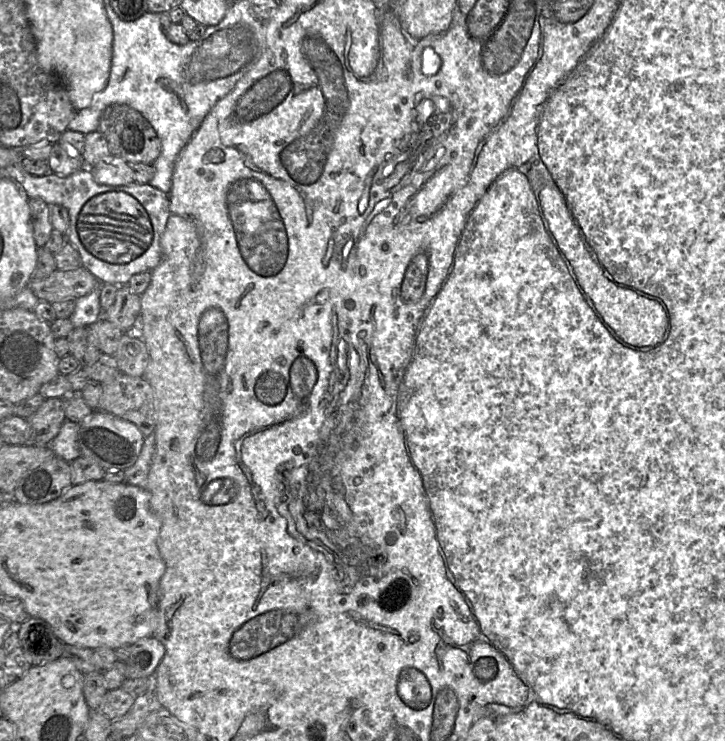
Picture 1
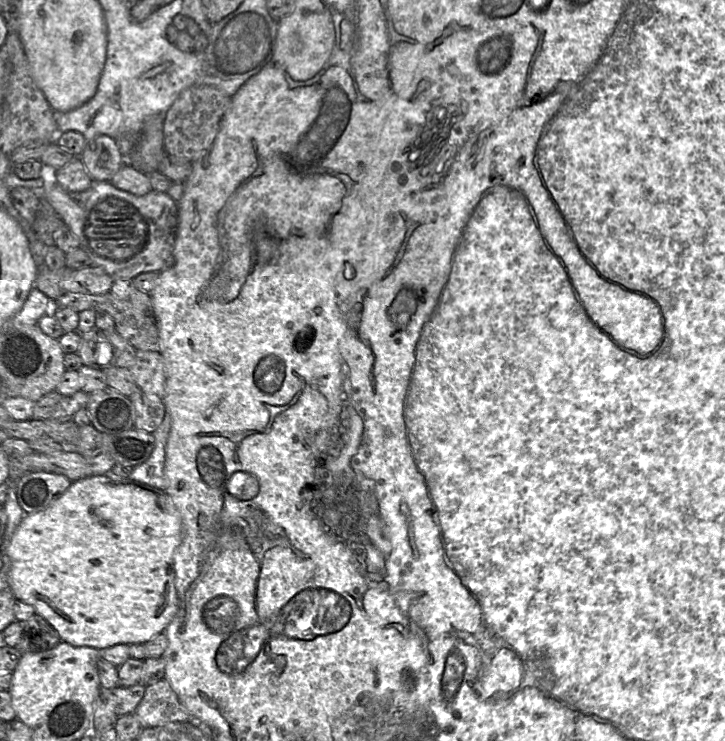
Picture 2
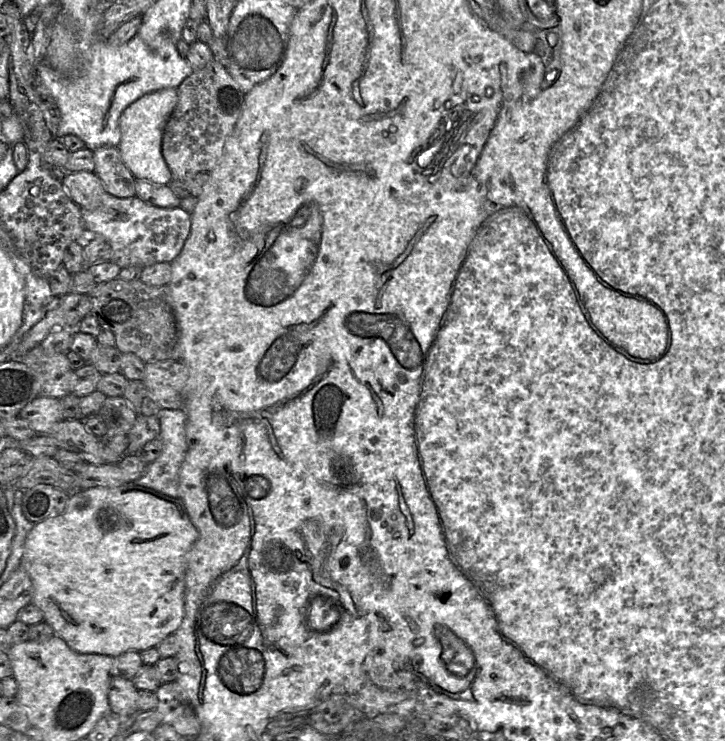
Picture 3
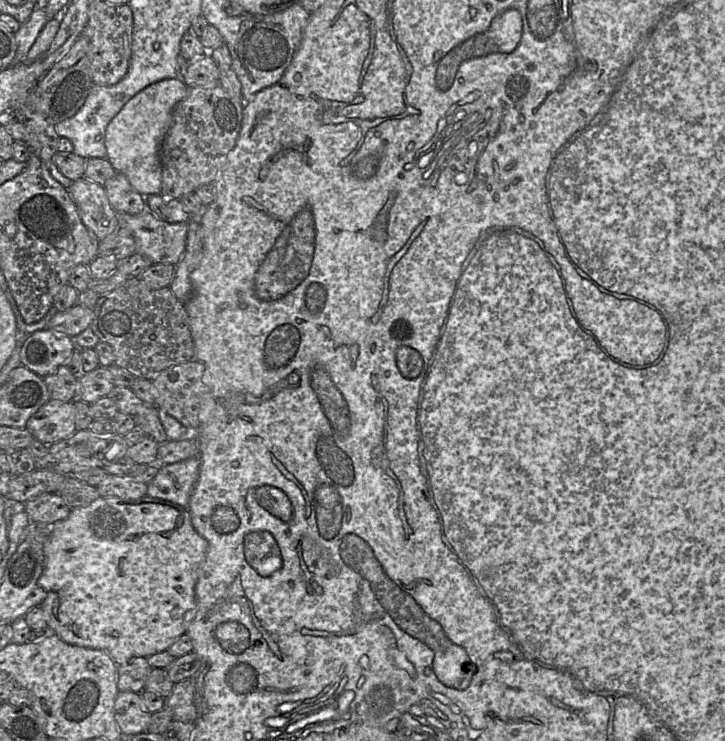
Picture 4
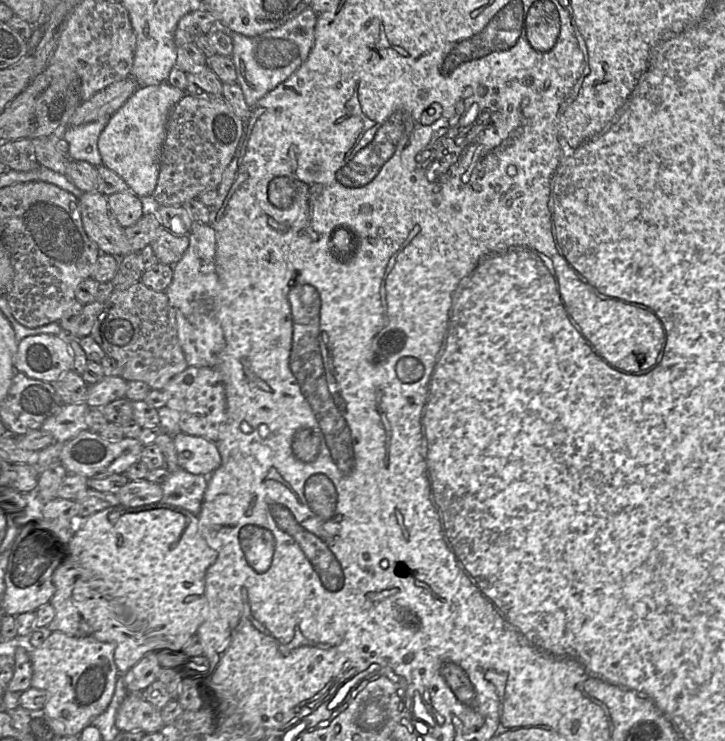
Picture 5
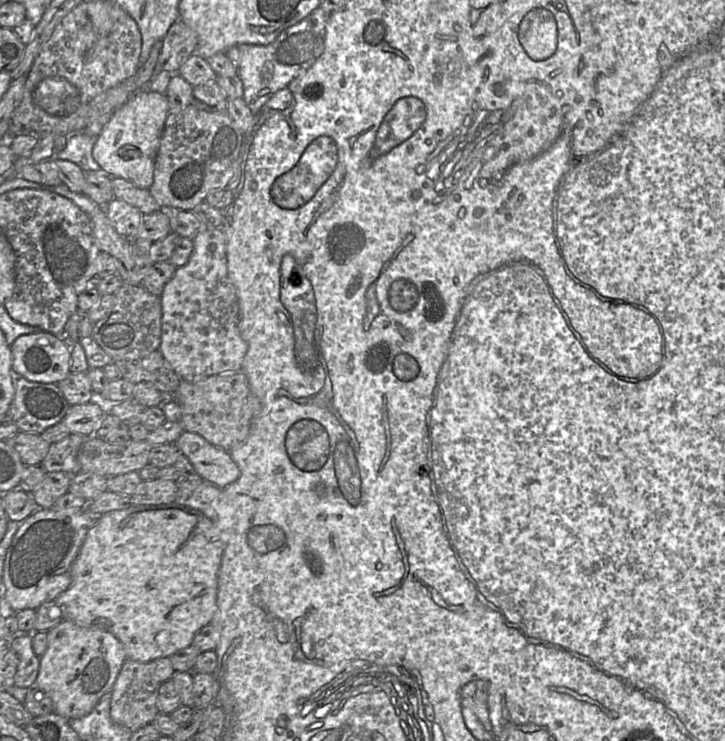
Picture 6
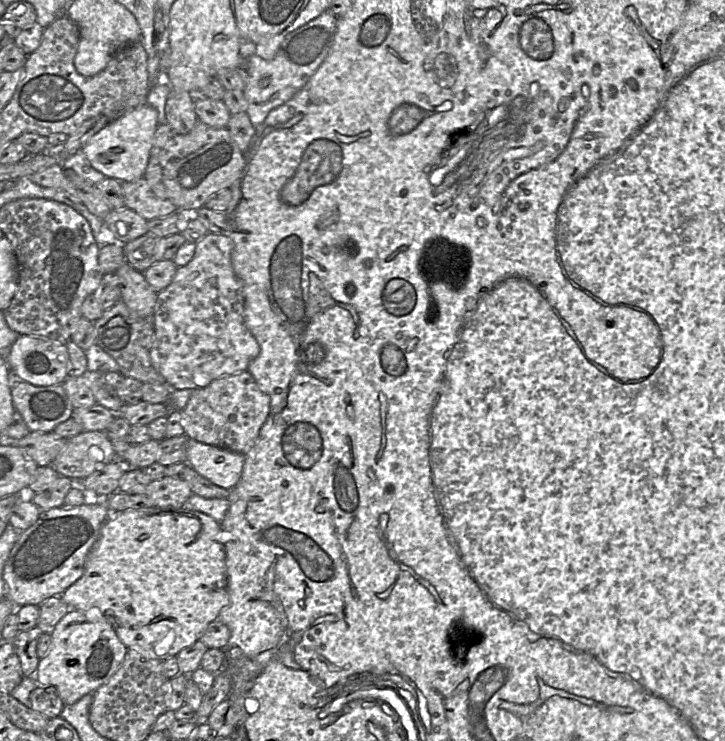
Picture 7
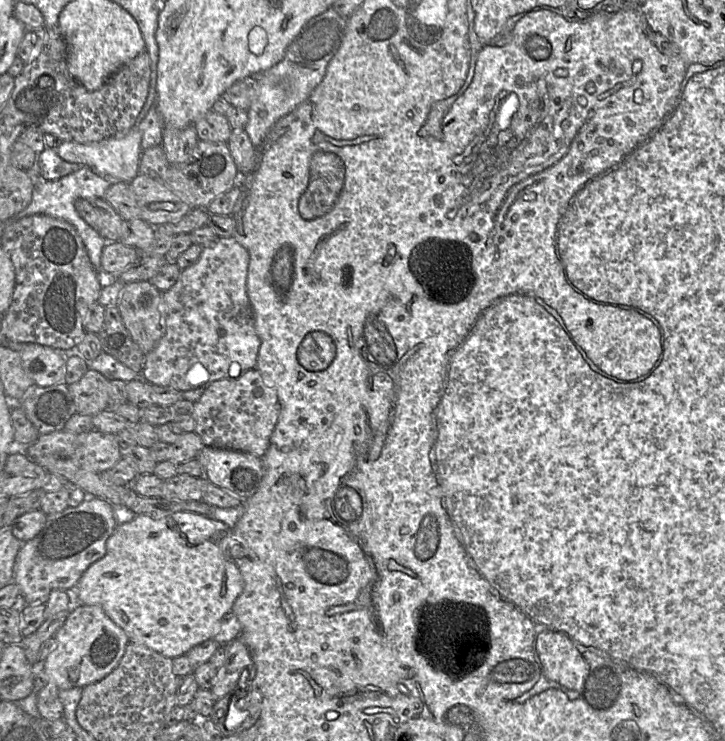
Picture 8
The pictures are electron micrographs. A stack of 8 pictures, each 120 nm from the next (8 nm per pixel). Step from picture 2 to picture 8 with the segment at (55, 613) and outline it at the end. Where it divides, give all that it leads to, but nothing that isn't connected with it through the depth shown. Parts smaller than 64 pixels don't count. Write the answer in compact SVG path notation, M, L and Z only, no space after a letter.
M178 511L166 516L136 515L133 520L117 525L106 542L105 555L90 565L81 576L73 590L74 600L76 604L100 606L106 615L124 630L130 642L144 645L171 659L185 655L194 646L213 639L221 620L228 612L232 612L234 602L243 590L243 576L237 565L230 558L229 549L232 546L232 541L234 542L234 531L227 525L219 520L197 513Z

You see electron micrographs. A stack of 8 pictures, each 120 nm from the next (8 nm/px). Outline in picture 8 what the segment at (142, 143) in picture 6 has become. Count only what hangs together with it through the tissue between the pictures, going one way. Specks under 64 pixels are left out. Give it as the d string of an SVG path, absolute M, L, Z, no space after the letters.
M134 126L121 137L100 142L81 144L62 141L57 146L57 153L65 161L85 165L99 176L111 176L117 181L131 183L139 174L140 159L143 153L141 141L142 132L137 126Z

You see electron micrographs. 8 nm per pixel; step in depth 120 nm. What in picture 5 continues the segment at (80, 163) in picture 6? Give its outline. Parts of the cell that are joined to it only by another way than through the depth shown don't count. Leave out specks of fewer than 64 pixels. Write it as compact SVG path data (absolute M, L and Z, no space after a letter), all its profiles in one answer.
M103 118L79 126L68 127L62 137L68 143L67 157L70 160L86 161L95 167L102 165L97 143L108 119Z

